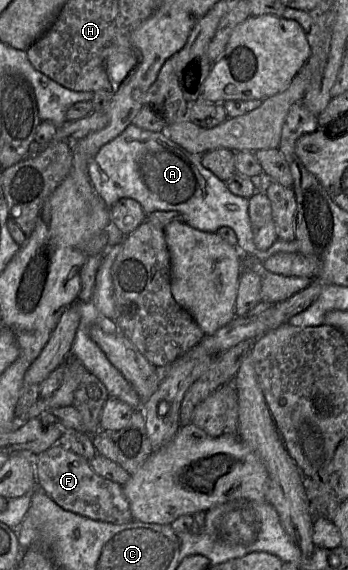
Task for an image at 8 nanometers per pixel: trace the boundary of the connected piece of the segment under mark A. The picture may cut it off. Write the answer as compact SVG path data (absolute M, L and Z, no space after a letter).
M130 124L119 136L101 147L89 164L89 176L94 189L109 208L122 198L131 198L140 203L148 216L156 211L178 211L185 223L198 230L216 233L222 226L230 227L237 236L240 252L262 263L278 252L299 251L297 239L277 239L269 249L257 249L248 213L248 198L234 195L226 182L202 165L200 155L188 152L164 132L148 131Z

